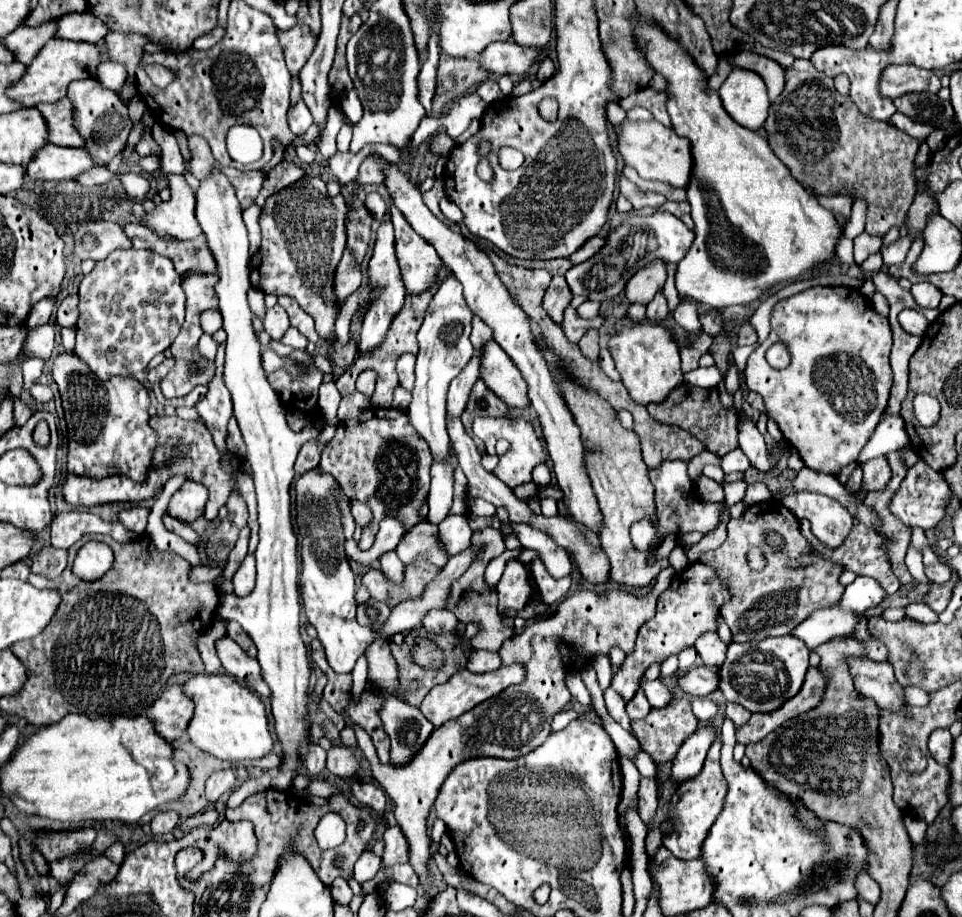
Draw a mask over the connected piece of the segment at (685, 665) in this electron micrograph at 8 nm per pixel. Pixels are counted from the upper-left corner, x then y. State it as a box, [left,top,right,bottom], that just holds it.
[678,646,698,672]

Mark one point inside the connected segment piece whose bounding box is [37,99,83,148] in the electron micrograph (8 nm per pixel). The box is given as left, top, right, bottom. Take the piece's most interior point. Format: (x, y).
(57, 115)

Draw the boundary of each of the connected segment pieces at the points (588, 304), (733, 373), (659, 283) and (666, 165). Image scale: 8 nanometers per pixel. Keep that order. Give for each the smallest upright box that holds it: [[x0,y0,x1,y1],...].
[[577,300,600,319],[723,362,739,395],[625,261,667,305],[613,121,691,187]]

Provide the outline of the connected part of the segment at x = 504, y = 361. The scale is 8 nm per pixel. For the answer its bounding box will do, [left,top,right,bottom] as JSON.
[481,339,529,409]

